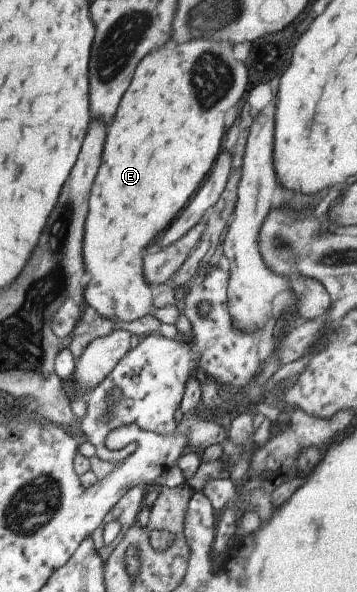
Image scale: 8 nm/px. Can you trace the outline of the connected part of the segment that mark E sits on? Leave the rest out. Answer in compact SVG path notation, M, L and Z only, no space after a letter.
M199 38L199 40L185 42L185 44L177 44L173 48L166 44L157 48L157 50L151 50L151 54L147 54L139 62L133 73L129 88L127 88L121 104L119 104L119 110L117 110L117 114L115 114L111 124L107 127L107 138L105 138L101 168L99 168L99 174L95 178L95 184L93 184L93 190L91 190L91 196L89 196L89 216L87 216L87 224L85 224L85 240L82 242L82 251L84 269L91 276L91 280L79 296L83 305L95 308L97 314L101 314L103 318L121 320L121 322L133 322L133 320L149 316L155 311L153 308L153 287L145 280L141 252L147 246L152 245L159 235L171 226L176 216L183 210L184 206L187 206L193 194L202 185L208 172L212 170L211 166L213 166L213 162L215 162L222 150L221 145L225 136L225 114L227 114L229 108L237 106L239 100L246 96L247 84L249 84L249 72L244 64L241 64L239 60L235 60L233 46L227 44L227 42L215 42L215 40Z

